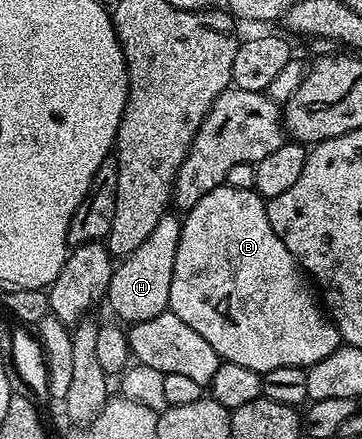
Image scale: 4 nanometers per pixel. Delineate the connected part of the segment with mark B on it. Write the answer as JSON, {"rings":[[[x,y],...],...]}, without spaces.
{"rings":[[[226,185],[216,187],[211,189],[211,193],[204,195],[193,208],[184,212],[181,219],[179,249],[175,253],[175,269],[171,277],[169,310],[175,317],[179,317],[179,321],[191,325],[191,329],[195,329],[195,333],[199,333],[199,337],[203,337],[203,341],[207,341],[207,345],[211,345],[211,349],[215,349],[217,356],[224,362],[243,365],[246,369],[255,369],[262,373],[271,369],[279,369],[283,365],[295,365],[308,369],[311,365],[323,361],[323,357],[335,353],[335,349],[343,343],[333,320],[329,318],[324,306],[319,302],[310,280],[298,267],[297,258],[290,253],[287,245],[283,245],[283,241],[279,241],[275,229],[271,229],[271,221],[267,217],[266,200],[262,199],[253,189],[233,188]]]}

